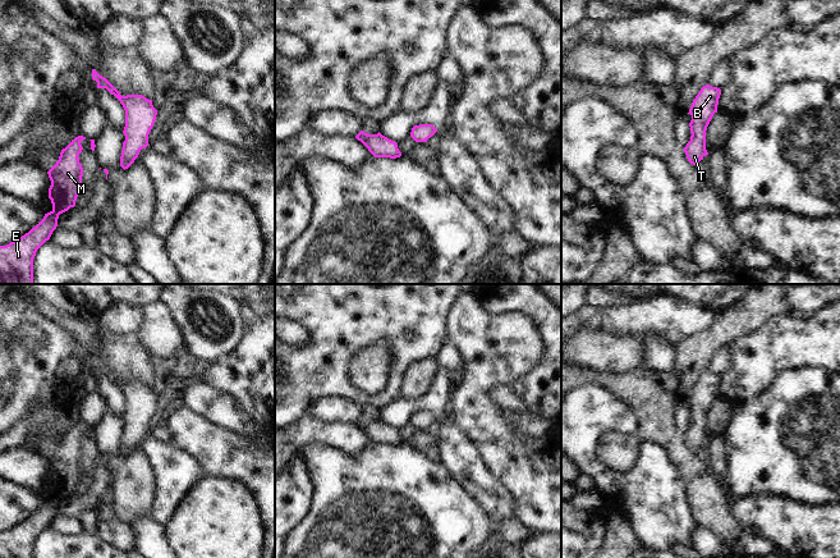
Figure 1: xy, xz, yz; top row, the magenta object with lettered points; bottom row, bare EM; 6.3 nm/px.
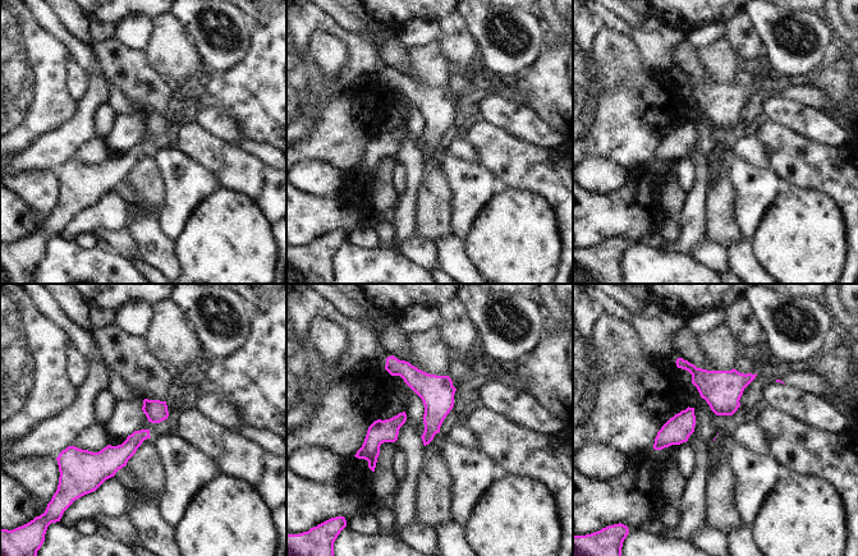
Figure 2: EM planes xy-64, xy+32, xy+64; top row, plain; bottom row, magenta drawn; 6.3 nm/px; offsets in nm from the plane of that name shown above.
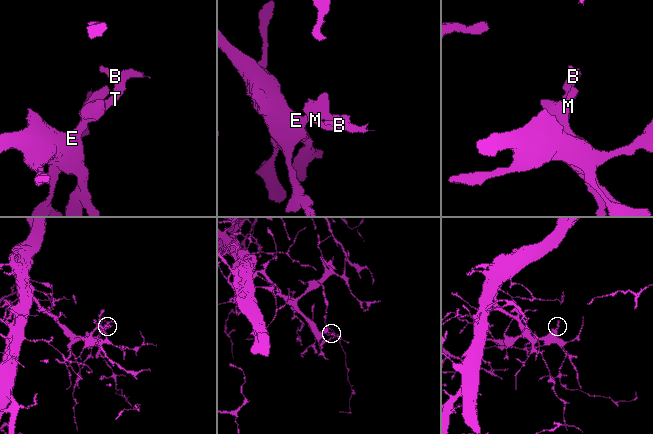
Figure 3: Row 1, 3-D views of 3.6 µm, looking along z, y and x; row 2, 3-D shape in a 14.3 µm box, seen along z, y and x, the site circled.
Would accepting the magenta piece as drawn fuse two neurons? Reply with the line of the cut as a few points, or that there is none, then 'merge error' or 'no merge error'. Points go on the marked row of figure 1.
cut none; no merge error

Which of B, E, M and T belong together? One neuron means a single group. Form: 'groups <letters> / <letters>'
groups B E M T

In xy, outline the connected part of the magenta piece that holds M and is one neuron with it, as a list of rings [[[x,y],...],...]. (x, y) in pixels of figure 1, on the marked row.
[[[83,136],[75,137],[61,150],[59,160],[47,171],[52,210],[28,233],[0,246],[0,284],[33,284],[33,259],[37,250],[50,239],[58,227],[59,215],[74,207],[79,192],[83,191],[83,168],[78,159],[83,140]]]

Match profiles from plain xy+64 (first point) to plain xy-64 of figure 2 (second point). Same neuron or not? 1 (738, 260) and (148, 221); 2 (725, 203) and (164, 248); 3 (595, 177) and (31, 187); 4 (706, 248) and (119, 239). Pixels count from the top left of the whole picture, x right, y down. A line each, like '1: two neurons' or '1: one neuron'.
1: one neuron
2: two neurons
3: one neuron
4: one neuron

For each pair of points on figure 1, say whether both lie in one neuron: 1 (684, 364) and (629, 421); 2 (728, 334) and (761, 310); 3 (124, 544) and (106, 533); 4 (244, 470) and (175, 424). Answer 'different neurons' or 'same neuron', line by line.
1: different neurons
2: same neuron
3: same neuron
4: same neuron

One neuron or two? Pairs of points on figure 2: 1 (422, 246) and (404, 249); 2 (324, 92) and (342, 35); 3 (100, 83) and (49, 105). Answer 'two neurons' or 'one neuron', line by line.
1: one neuron
2: one neuron
3: two neurons

